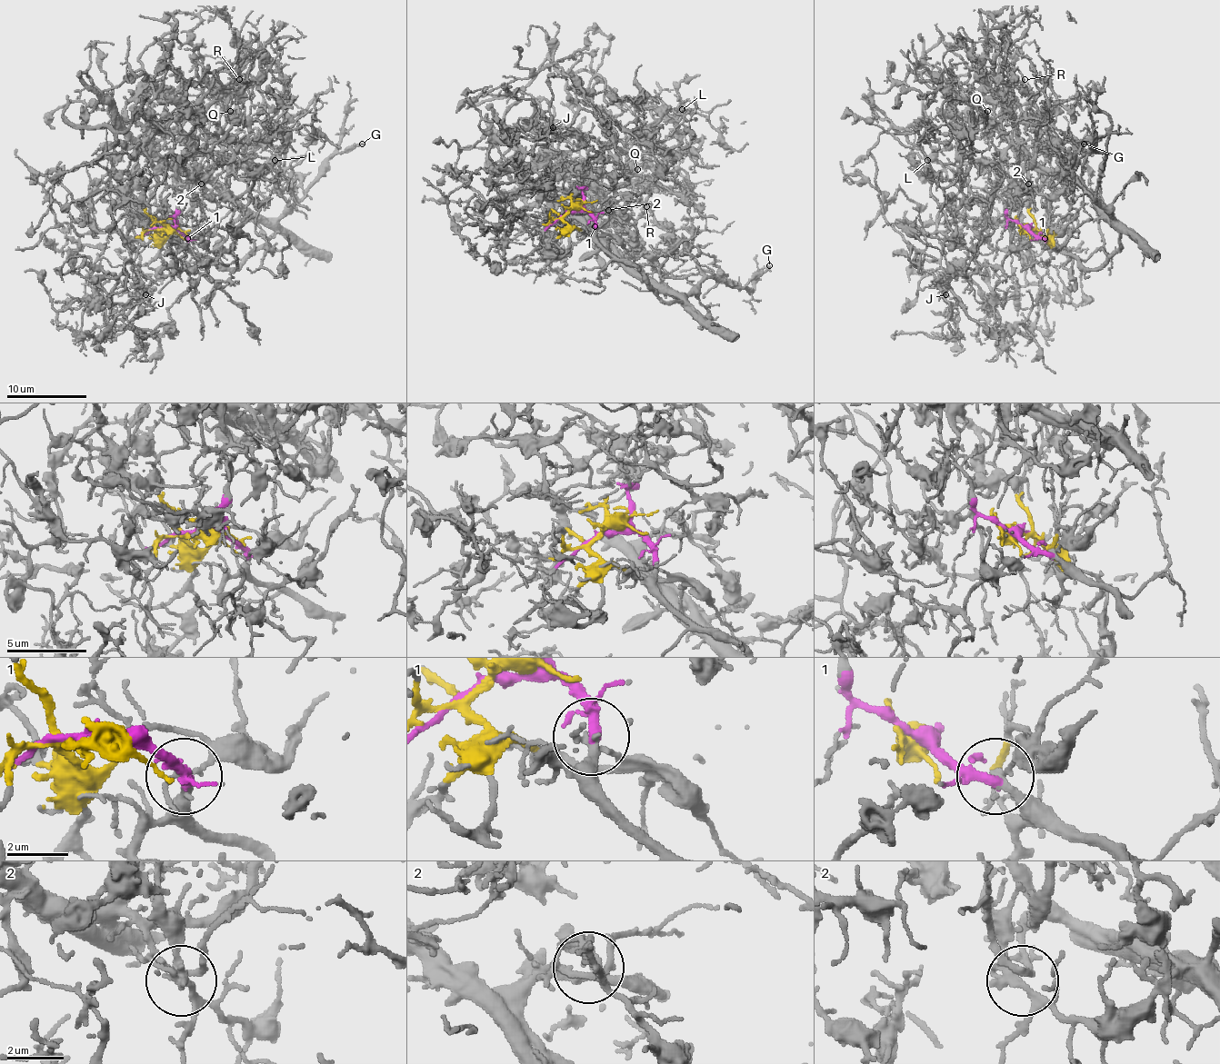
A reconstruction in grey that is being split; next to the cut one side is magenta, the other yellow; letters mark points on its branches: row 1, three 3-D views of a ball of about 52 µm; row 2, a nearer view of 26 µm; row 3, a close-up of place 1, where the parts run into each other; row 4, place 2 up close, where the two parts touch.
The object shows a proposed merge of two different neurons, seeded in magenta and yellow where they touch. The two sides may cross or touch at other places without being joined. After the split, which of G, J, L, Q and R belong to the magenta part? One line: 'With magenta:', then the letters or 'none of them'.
With magenta: G

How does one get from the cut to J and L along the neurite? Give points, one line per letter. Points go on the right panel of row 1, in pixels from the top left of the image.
J: (1028, 227), (1035, 219), (1010, 199), (1010, 182), (986, 157), (944, 164), (960, 182), (936, 225), (946, 295)
L: (1028, 227), (986, 157), (934, 162), (878, 110), (916, 132), (924, 112), (960, 177), (942, 187), (928, 160)

